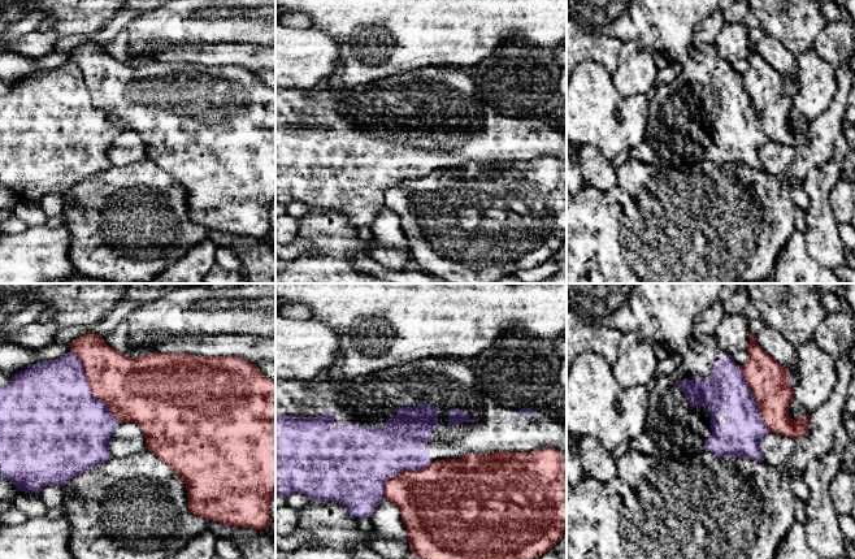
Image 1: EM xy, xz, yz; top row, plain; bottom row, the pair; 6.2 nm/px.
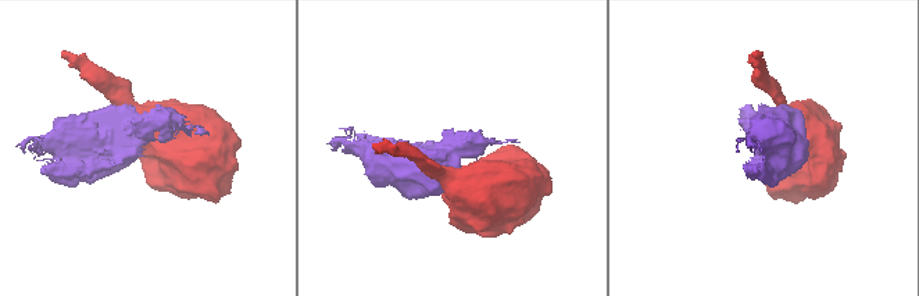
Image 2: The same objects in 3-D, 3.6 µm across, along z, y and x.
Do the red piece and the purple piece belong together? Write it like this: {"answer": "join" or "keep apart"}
{"answer": "keep apart"}

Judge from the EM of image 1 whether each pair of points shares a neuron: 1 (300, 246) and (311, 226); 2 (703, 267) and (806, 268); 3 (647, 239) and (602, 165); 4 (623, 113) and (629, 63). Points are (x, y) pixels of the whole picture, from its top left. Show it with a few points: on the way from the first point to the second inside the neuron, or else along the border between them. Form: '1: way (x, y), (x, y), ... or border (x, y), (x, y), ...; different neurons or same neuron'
1: border (312, 245), (309, 255), (300, 255), (289, 261); different neurons
2: border (788, 241), (781, 248), (772, 269); different neurons
3: border (615, 170), (617, 185); different neurons
4: border (610, 76), (615, 87), (621, 94), (643, 94); different neurons

